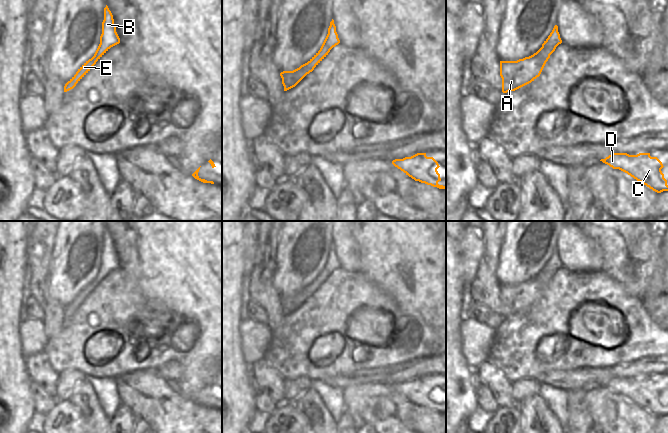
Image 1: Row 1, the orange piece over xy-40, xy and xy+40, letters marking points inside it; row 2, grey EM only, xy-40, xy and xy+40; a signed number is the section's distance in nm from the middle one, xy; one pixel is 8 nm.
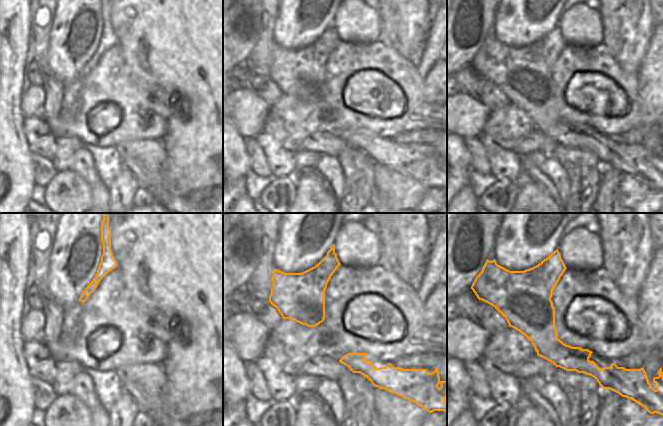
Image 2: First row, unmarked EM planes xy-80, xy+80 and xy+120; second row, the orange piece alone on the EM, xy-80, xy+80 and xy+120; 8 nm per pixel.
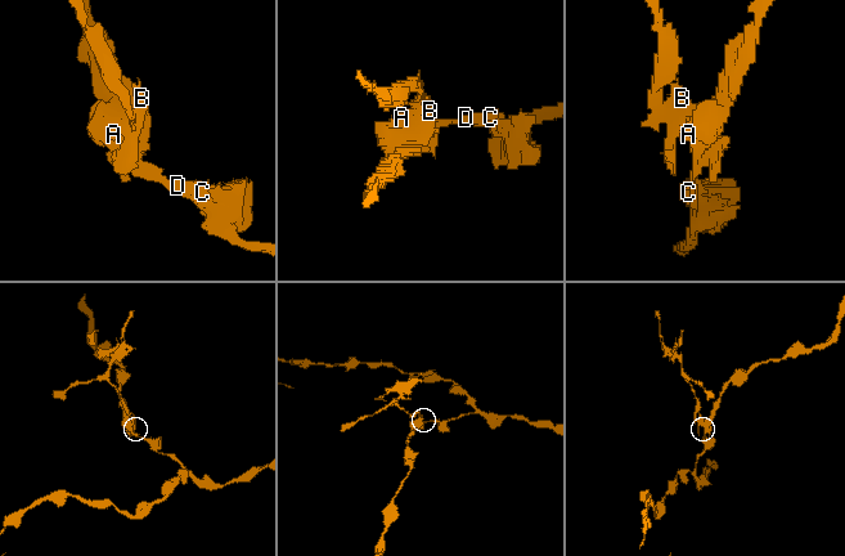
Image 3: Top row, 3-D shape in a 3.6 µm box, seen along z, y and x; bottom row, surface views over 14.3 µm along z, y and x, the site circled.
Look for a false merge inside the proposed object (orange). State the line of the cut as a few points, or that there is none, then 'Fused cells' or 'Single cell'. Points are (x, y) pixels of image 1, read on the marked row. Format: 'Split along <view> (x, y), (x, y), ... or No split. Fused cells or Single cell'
Split along xy+40 (555, 46), (546, 56), (542, 56), (539, 53). Fused cells

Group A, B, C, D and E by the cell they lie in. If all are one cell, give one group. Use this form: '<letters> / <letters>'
A C D / B E

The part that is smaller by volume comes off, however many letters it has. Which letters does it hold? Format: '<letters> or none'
B, E

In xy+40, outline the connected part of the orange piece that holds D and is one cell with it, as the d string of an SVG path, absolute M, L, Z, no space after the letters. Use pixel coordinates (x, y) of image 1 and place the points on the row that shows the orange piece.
M613 153L600 161L627 173L657 193L668 191L667 180L661 171L664 166L657 157L651 157L650 153Z

